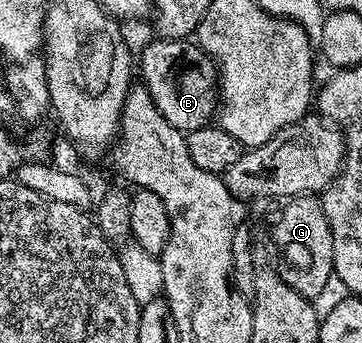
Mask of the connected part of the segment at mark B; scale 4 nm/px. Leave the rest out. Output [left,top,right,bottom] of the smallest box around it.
[139,40,219,132]

